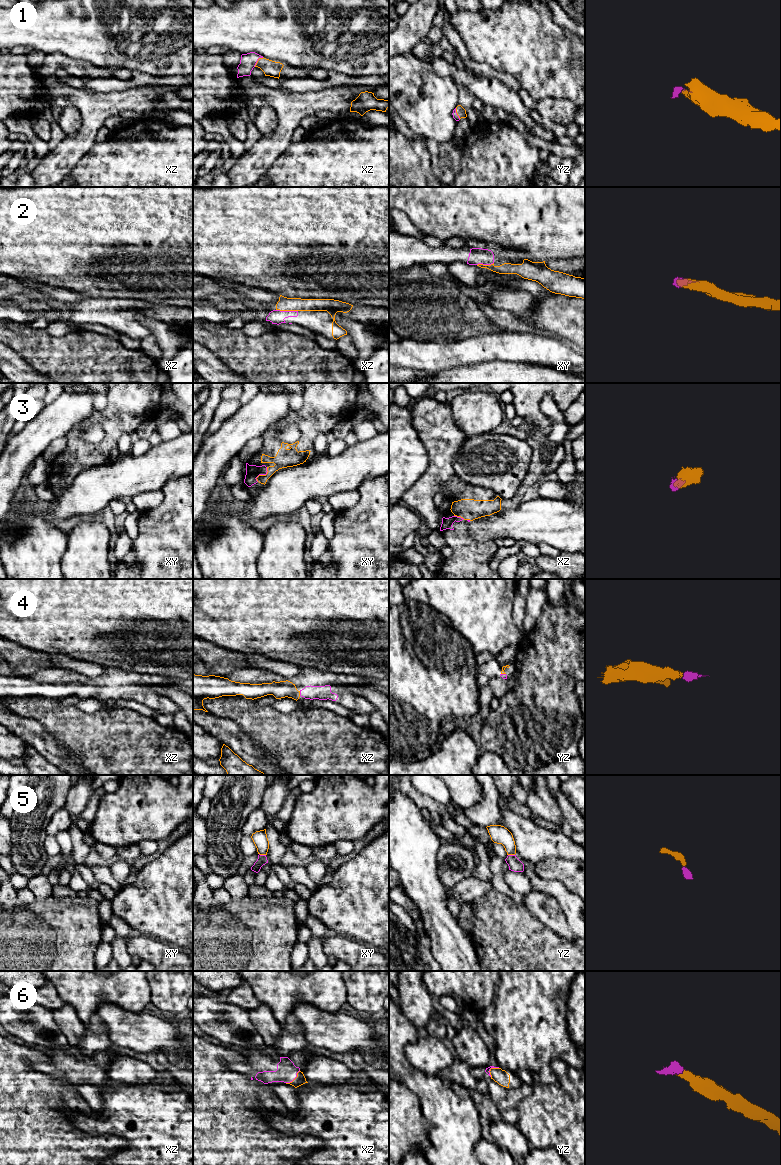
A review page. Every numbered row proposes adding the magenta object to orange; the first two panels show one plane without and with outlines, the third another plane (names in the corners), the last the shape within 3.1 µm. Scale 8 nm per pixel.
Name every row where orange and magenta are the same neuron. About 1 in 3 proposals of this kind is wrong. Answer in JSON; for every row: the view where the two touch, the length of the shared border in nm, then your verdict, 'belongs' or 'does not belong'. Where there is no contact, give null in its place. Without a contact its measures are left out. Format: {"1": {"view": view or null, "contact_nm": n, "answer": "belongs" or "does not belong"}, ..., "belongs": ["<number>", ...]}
{"1": {"view": "xz", "contact_nm": 110, "answer": "belongs"}, "2": {"view": "xz", "contact_nm": 180, "answer": "belongs"}, "3": {"view": "xy", "contact_nm": 150, "answer": "belongs"}, "4": {"view": "xz", "contact_nm": 40, "answer": "belongs"}, "5": {"view": "xy", "contact_nm": 60, "answer": "belongs"}, "6": {"view": "xz", "contact_nm": 160, "answer": "belongs"}, "belongs": ["1", "2", "3", "4", "5", "6"]}

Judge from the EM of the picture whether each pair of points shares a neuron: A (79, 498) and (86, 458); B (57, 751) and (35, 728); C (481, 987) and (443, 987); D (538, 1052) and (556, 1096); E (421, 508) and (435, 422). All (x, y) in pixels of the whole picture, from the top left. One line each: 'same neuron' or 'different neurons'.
A: different neurons
B: same neuron
C: same neuron
D: different neurons
E: same neuron

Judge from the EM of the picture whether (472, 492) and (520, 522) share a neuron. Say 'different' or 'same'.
different

